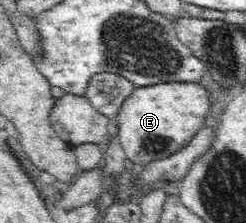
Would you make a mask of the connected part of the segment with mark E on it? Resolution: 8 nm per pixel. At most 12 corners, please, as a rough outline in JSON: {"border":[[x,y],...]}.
{"border":[[198,81],[135,87],[118,139],[139,166],[175,154],[213,112]]}

